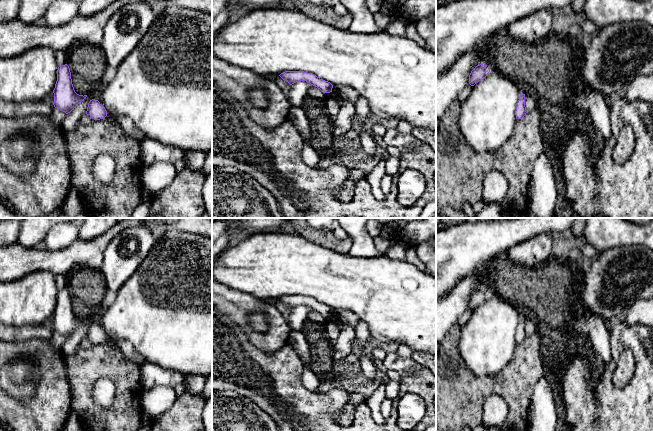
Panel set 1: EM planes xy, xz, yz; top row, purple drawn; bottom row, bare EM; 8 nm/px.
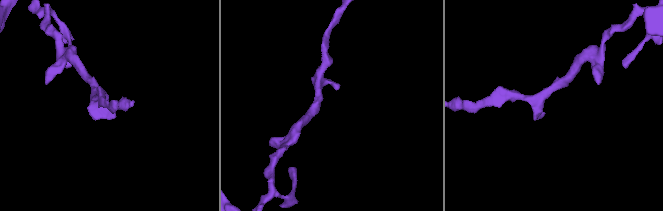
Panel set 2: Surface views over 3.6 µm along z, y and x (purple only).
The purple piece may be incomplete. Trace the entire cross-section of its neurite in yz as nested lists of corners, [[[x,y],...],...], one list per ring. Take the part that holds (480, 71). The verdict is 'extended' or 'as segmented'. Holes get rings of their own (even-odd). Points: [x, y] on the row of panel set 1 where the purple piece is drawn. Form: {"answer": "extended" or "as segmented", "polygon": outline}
{"answer": "as segmented", "polygon": [[[485,63],[477,65],[469,75],[469,84],[474,86],[479,81],[483,80],[490,72],[490,68]]]}

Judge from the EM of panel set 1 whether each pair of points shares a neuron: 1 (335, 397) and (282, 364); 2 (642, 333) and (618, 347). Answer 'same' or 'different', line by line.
1: same
2: same

